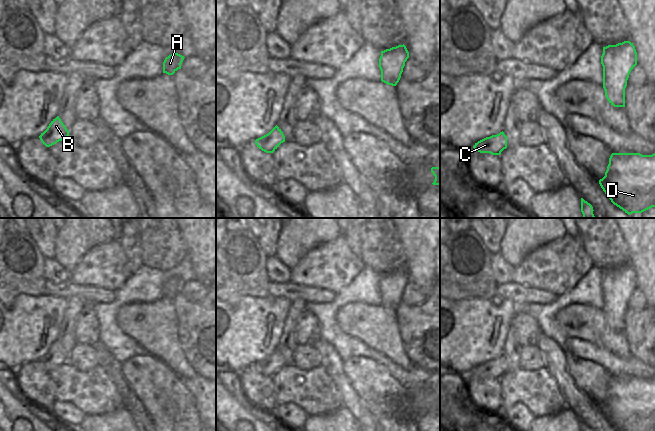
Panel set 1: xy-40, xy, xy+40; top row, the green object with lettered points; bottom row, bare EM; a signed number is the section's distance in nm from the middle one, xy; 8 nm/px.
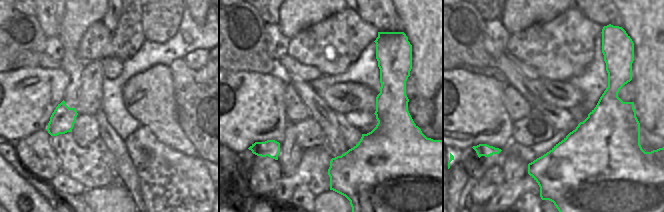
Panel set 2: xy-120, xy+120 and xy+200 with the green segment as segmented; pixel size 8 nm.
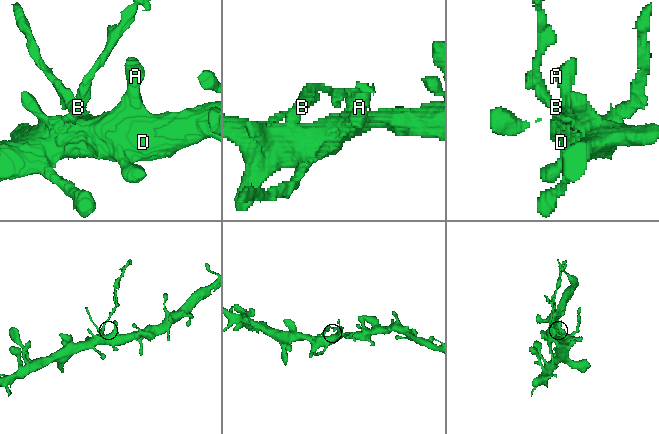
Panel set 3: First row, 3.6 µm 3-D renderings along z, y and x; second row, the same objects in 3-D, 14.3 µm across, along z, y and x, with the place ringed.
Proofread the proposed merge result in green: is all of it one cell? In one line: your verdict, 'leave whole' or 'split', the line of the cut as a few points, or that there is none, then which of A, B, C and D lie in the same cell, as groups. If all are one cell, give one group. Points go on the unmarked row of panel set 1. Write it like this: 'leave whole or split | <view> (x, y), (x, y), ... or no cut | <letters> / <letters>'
split | xy-40 (45, 354), (52, 360), (52, 364), (58, 365) | A C D / B

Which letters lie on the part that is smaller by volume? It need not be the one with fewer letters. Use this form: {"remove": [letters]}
{"remove": ["B"]}

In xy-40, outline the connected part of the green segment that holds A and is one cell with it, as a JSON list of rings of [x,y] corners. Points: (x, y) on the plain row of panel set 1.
[[[172,277],[166,281],[163,286],[163,297],[173,299],[178,293],[181,293],[184,282],[184,280],[178,277]]]

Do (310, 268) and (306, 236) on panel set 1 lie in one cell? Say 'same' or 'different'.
different

